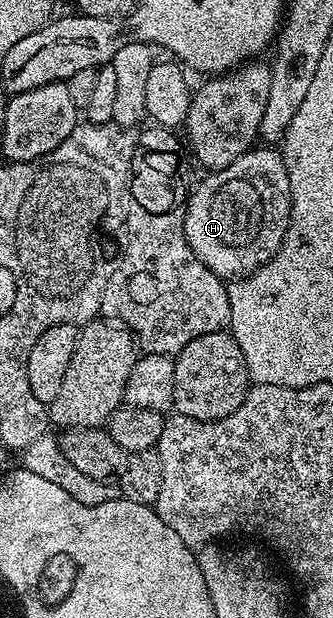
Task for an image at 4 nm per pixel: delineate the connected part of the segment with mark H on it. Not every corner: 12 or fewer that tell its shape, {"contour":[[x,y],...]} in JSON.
{"contour":[[285,155],[204,175],[187,244],[223,280],[254,274],[291,220]]}

